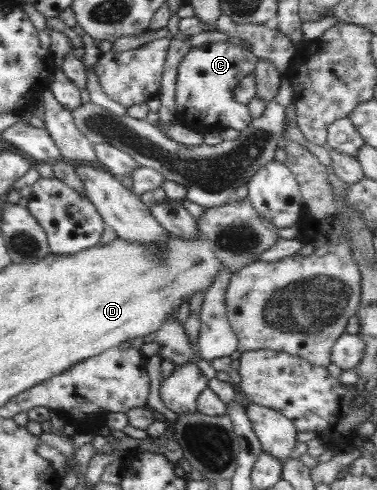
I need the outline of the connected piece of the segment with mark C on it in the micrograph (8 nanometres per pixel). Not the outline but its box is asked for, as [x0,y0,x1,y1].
[175,42,257,134]

